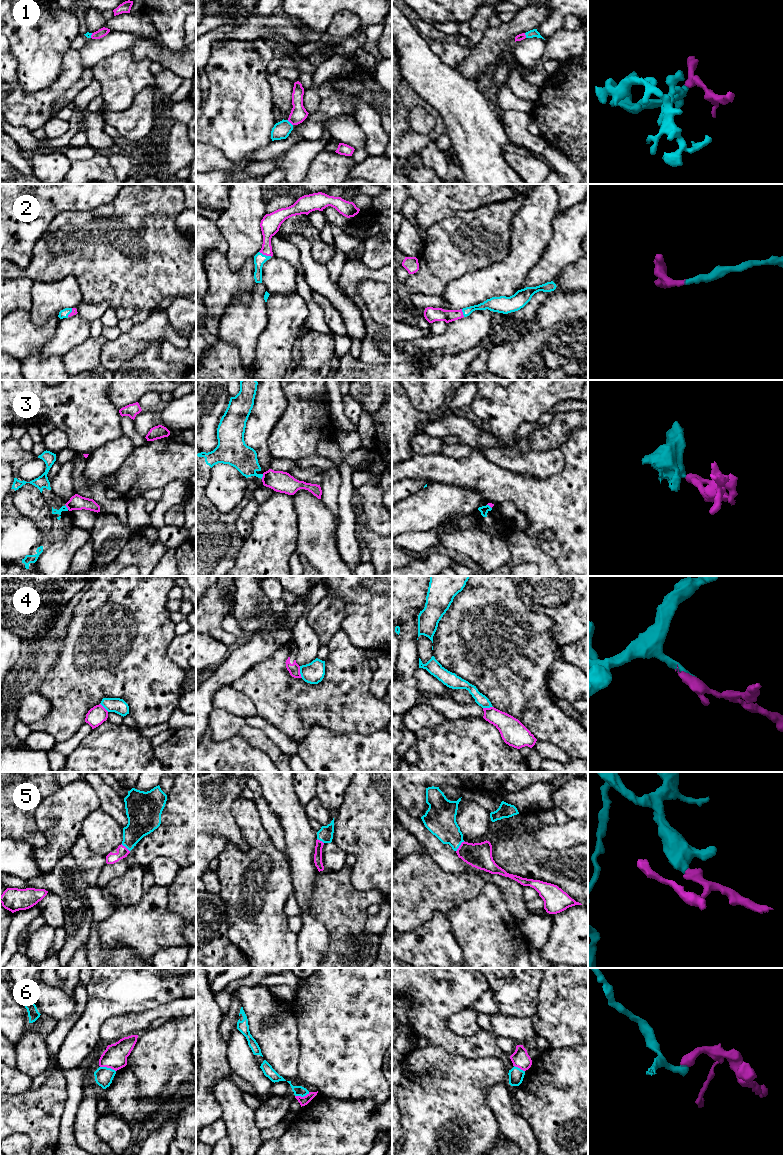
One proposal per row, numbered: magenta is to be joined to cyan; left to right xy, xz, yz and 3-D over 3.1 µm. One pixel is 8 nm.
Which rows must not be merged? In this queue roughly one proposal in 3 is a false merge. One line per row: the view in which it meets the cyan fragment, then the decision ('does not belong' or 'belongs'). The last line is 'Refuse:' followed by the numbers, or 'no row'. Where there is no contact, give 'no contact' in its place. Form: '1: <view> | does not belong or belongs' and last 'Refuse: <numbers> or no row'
1: xz | belongs
2: xz | belongs
3: xy | does not belong
4: xz | does not belong
5: yz | belongs
6: xy | does not belong
Refuse: 3, 4, 6

